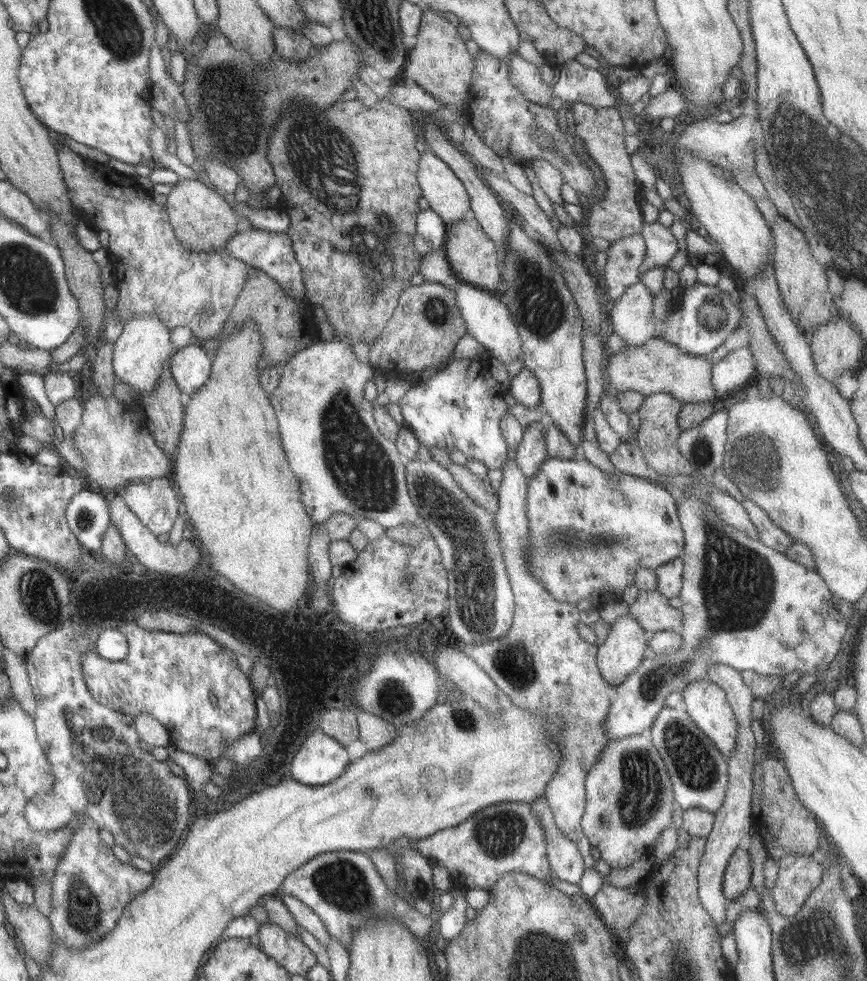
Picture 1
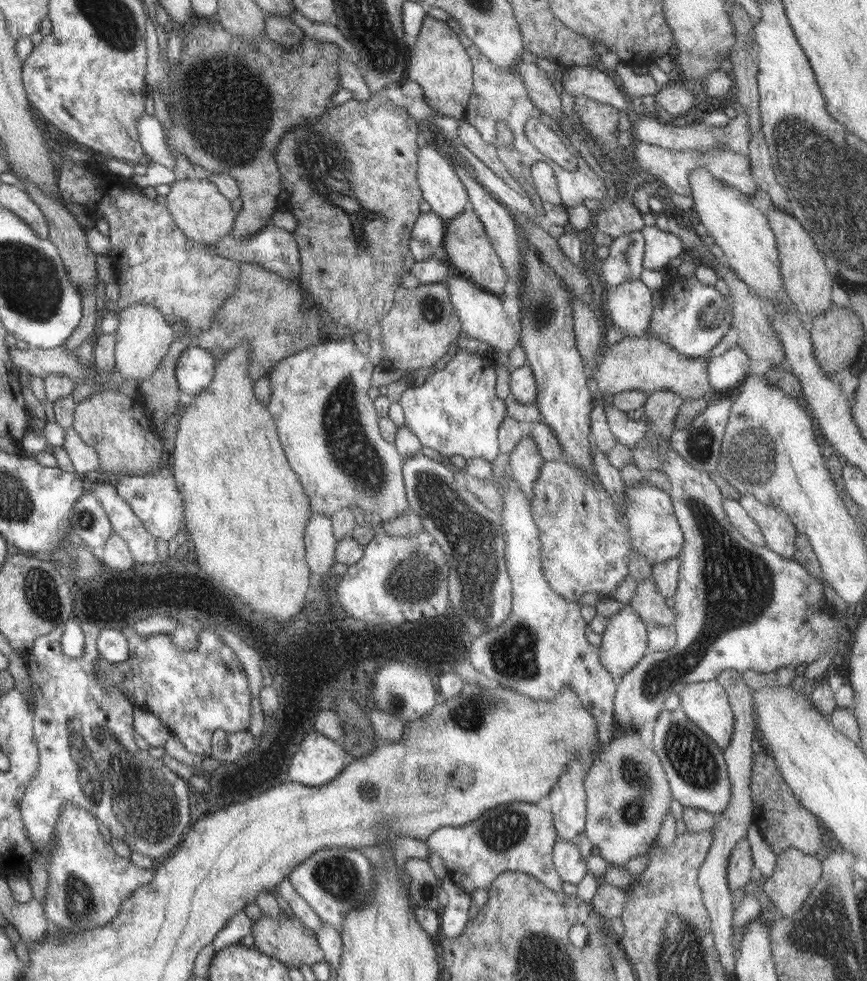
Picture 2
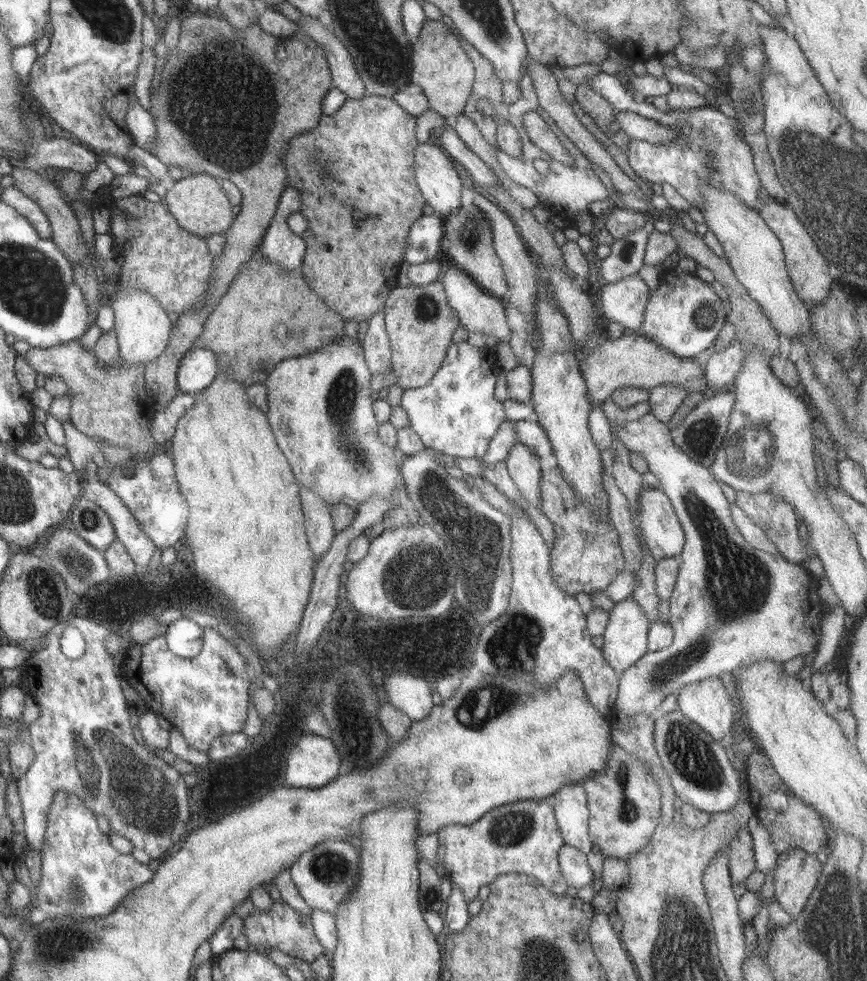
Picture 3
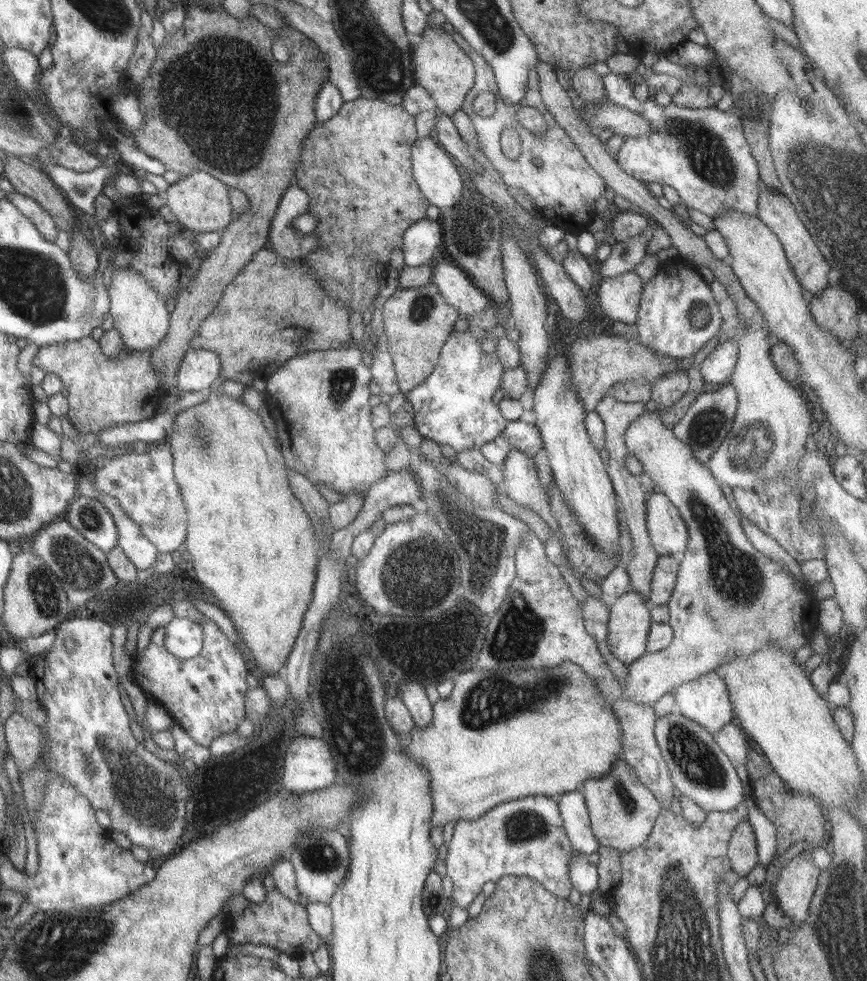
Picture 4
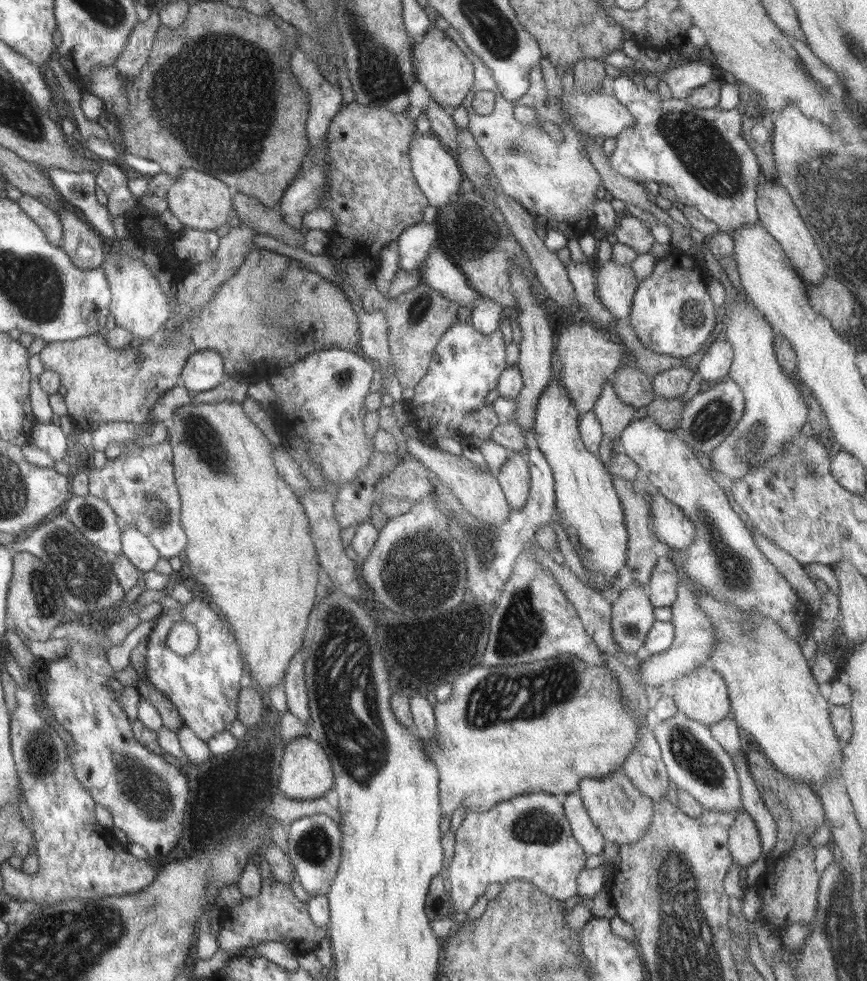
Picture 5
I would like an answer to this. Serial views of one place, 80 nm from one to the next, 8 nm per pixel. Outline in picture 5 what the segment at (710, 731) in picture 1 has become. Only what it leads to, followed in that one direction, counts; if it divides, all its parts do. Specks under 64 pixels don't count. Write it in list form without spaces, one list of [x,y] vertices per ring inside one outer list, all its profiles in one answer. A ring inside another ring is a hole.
[[[706,664],[673,682],[674,701],[687,718],[710,728],[731,716],[727,685],[719,672]]]

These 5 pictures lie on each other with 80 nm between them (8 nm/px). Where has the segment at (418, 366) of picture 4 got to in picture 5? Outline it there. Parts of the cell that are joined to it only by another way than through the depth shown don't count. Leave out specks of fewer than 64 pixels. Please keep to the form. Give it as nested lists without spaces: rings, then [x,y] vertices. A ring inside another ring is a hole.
[[[424,282],[388,300],[380,291],[378,292],[378,289],[372,288],[362,293],[361,300],[364,300],[364,310],[370,312],[370,304],[372,304],[372,312],[379,310],[386,317],[395,376],[398,377],[403,388],[413,388],[421,378],[426,376],[433,359],[432,352],[438,347],[438,341],[457,320],[459,304],[444,298]]]

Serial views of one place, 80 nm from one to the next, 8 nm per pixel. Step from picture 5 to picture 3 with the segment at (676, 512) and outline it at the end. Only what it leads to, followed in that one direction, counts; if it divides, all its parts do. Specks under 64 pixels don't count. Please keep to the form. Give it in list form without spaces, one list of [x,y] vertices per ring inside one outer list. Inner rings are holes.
[[[660,489],[642,490],[635,514],[641,546],[657,561],[678,557],[685,545],[685,534],[671,500]]]

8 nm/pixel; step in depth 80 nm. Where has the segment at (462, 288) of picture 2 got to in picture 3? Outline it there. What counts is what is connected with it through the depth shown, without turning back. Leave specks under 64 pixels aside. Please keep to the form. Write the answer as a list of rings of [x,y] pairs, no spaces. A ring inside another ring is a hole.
[[[446,261],[441,268],[438,281],[443,284],[449,305],[457,312],[459,324],[466,328],[468,333],[485,333],[494,336],[497,343],[509,343],[511,330],[506,323],[505,301],[503,299],[483,291],[463,271]]]

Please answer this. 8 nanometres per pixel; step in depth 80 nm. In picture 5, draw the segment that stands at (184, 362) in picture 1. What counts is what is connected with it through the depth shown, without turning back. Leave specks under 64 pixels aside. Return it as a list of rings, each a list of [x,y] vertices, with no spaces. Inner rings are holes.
[[[216,351],[193,352],[183,366],[180,383],[192,392],[214,388],[224,376],[222,357]]]

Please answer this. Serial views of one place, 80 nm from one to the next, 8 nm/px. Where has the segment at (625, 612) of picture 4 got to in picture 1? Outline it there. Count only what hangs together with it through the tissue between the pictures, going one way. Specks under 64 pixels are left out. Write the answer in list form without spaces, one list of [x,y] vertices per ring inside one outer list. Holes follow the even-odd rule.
[[[629,613],[611,624],[607,638],[597,650],[597,663],[604,681],[612,689],[622,685],[640,665],[650,634]]]

